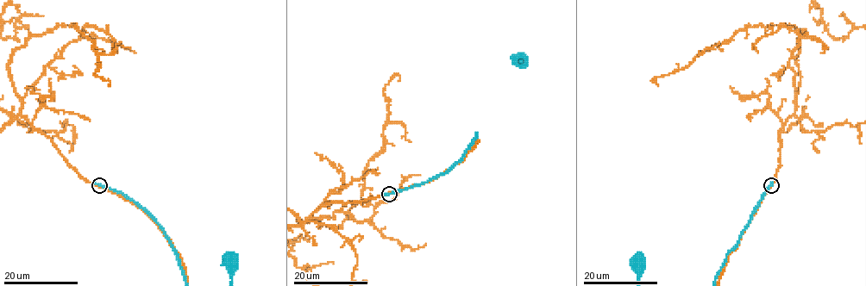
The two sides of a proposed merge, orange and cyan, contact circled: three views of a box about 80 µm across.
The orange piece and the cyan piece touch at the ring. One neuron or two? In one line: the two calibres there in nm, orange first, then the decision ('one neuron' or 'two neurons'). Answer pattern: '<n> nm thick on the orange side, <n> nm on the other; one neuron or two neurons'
220 nm thick on the orange side, 240 nm on the other; two neurons

